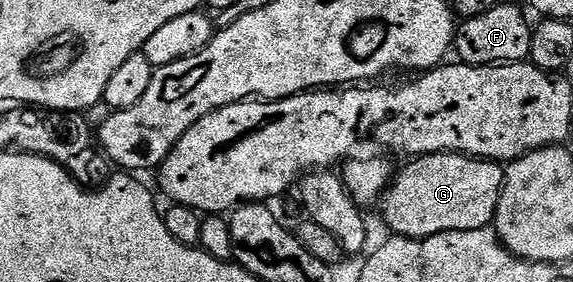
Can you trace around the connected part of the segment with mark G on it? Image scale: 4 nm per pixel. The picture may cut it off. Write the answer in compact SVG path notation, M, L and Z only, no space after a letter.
M435 152L431 156L421 156L410 161L408 168L398 169L397 175L392 179L390 188L387 189L382 201L383 220L392 229L396 236L407 236L411 240L424 240L433 234L445 234L453 230L481 230L488 227L495 219L495 211L499 205L499 199L503 193L503 182L505 179L505 168L502 163L493 160L481 160L474 156L460 156L458 152Z

